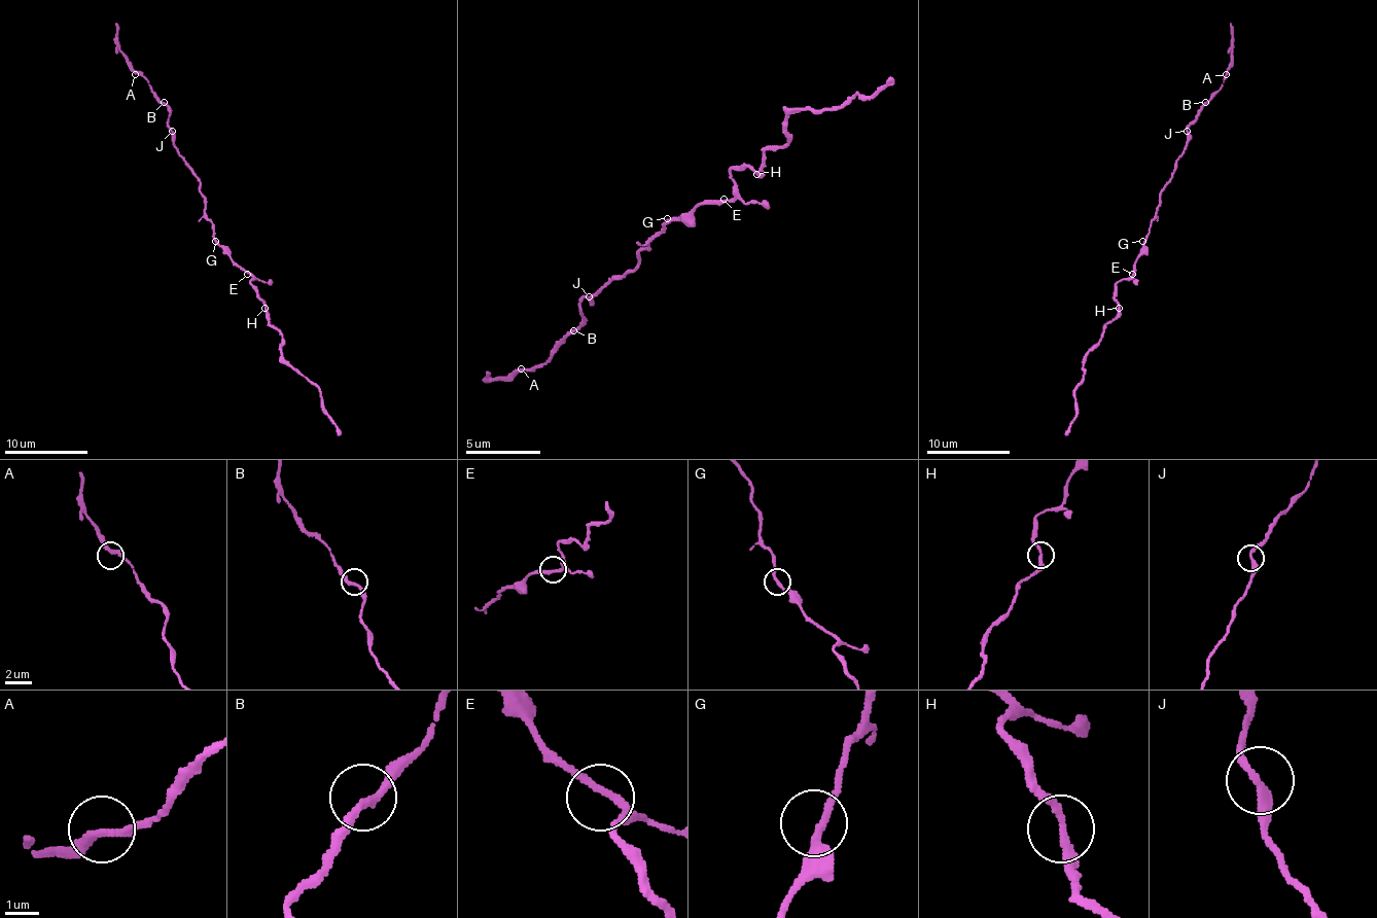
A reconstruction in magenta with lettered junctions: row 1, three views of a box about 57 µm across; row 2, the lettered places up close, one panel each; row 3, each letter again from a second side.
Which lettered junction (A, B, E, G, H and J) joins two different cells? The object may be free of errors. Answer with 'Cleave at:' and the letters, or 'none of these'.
Cleave at: H

